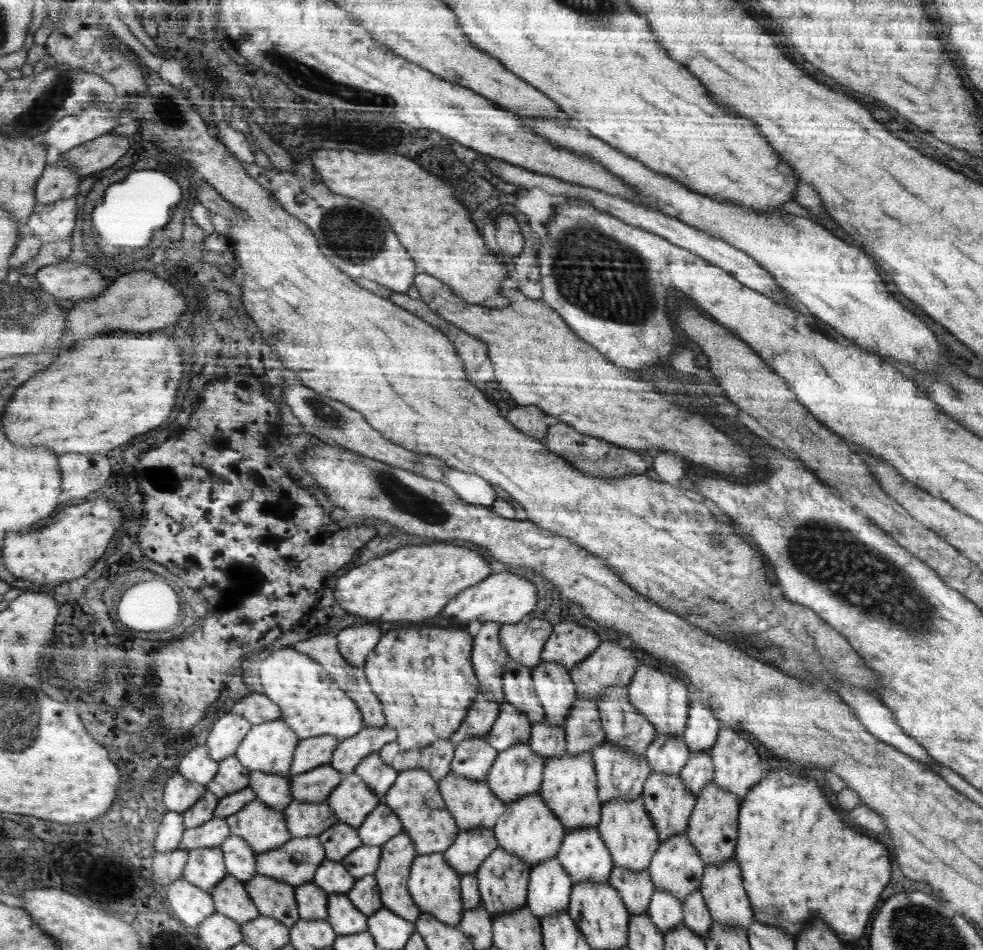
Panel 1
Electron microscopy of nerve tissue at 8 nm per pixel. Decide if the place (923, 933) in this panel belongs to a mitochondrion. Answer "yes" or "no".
yes

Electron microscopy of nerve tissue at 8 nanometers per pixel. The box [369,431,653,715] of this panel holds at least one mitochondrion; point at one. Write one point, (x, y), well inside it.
(430, 511)

